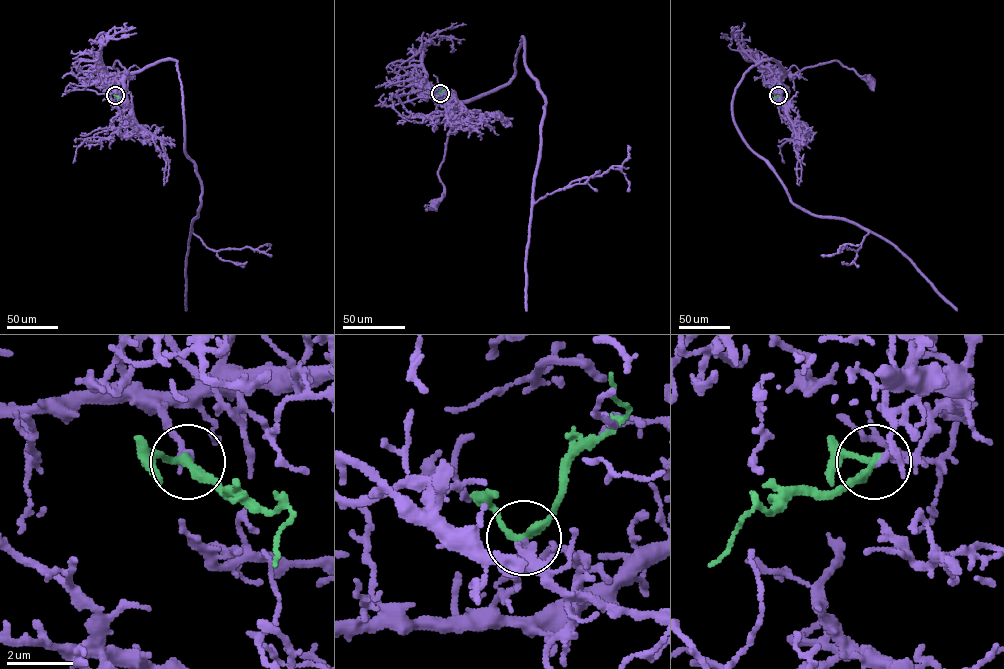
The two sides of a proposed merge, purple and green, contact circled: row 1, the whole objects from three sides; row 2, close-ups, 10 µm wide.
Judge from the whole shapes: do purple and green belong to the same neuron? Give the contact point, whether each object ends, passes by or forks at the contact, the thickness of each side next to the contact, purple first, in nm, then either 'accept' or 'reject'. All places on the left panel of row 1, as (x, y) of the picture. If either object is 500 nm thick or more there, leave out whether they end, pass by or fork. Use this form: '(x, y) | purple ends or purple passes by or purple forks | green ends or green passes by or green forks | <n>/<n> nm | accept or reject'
(115, 95) | purple ends | green passes by | 220/240 nm | reject

